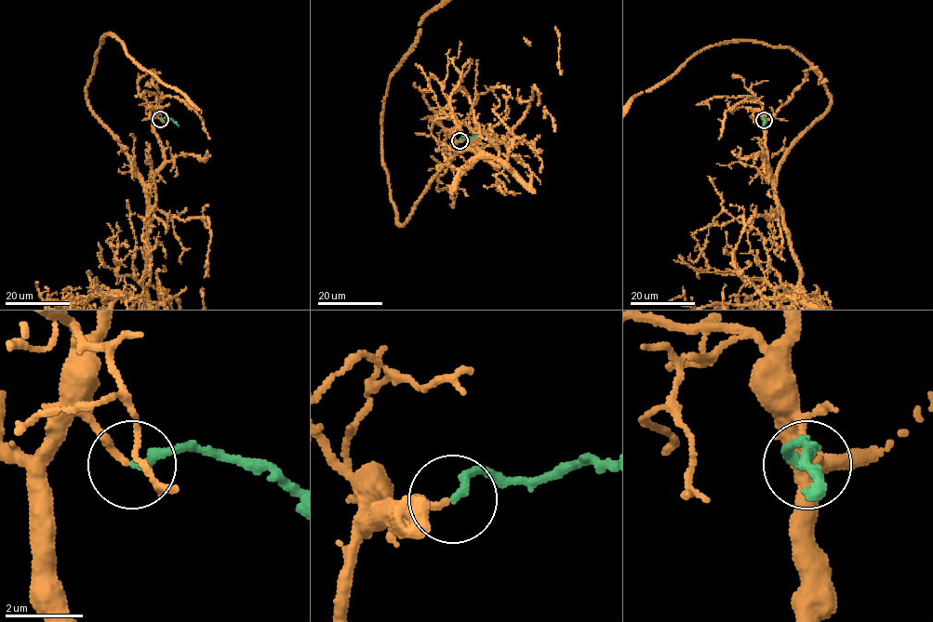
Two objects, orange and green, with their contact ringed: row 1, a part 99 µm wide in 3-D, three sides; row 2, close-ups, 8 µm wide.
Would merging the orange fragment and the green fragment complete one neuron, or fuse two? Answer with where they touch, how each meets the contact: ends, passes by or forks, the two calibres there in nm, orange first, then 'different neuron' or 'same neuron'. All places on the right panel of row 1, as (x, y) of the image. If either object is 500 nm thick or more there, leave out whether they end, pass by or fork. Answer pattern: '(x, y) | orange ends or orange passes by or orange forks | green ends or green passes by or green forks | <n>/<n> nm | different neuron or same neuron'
(764, 120) | orange ends | green ends | 190/220 nm | same neuron

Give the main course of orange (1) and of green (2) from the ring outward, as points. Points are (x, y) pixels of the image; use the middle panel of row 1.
1: (459, 140), (475, 138), (445, 163), (398, 224), (381, 155), (390, 73), (419, 24)
2: (459, 140), (477, 135)

